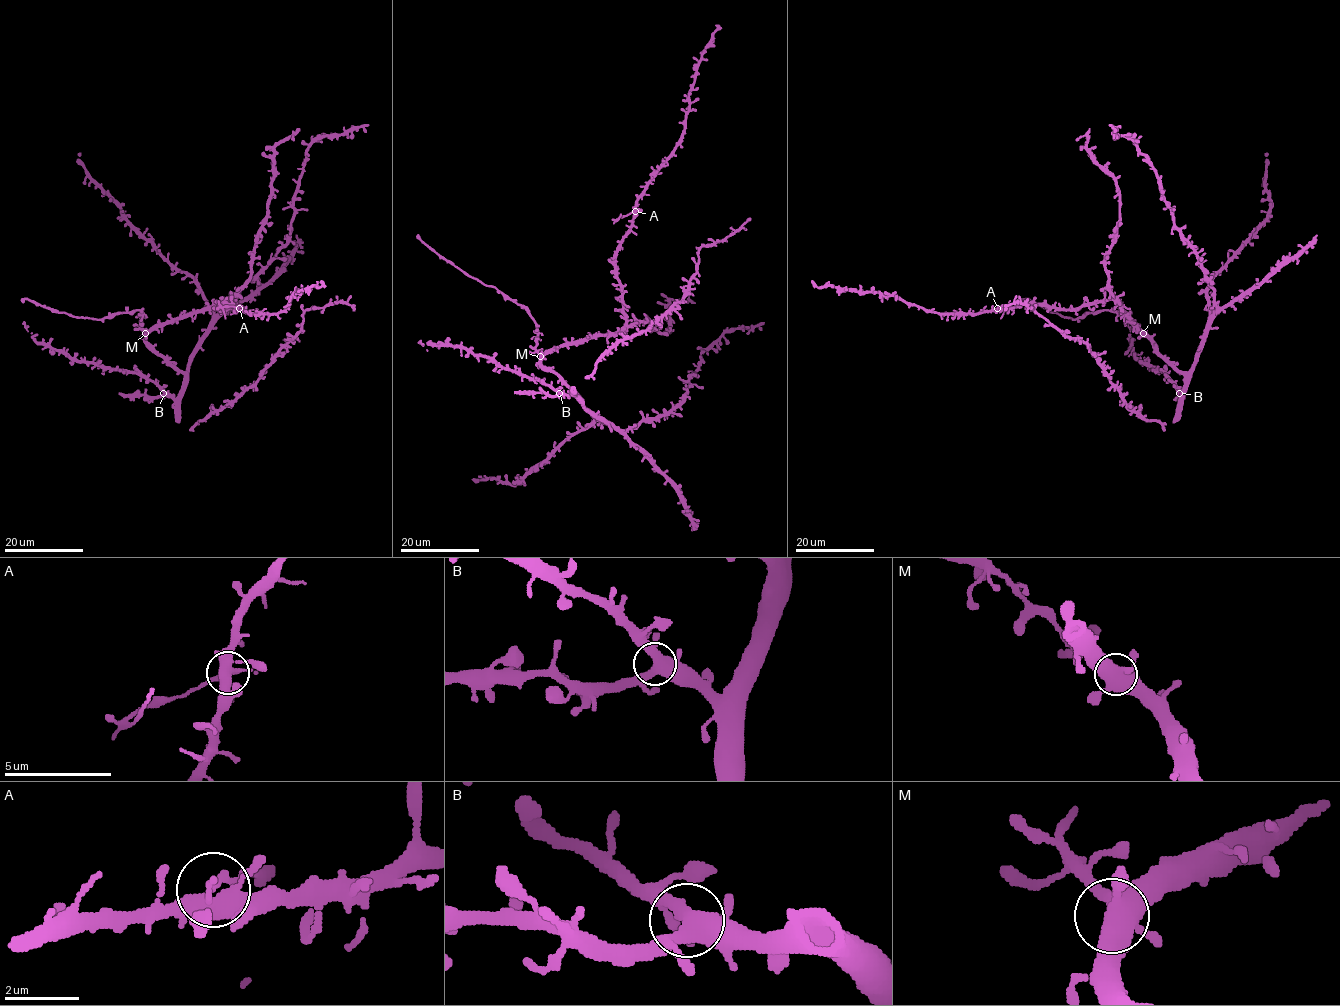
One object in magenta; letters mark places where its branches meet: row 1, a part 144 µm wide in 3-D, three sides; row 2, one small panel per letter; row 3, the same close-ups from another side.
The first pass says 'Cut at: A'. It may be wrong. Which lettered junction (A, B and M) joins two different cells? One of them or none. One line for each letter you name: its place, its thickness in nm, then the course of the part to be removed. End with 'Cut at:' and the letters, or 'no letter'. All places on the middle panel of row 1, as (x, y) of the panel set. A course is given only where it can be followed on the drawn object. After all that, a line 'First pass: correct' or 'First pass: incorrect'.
A: at (635, 211); 440 nm thick; foreign part runs (635, 211), (618, 219), (621, 214)
Cut at: A
First pass: correct

